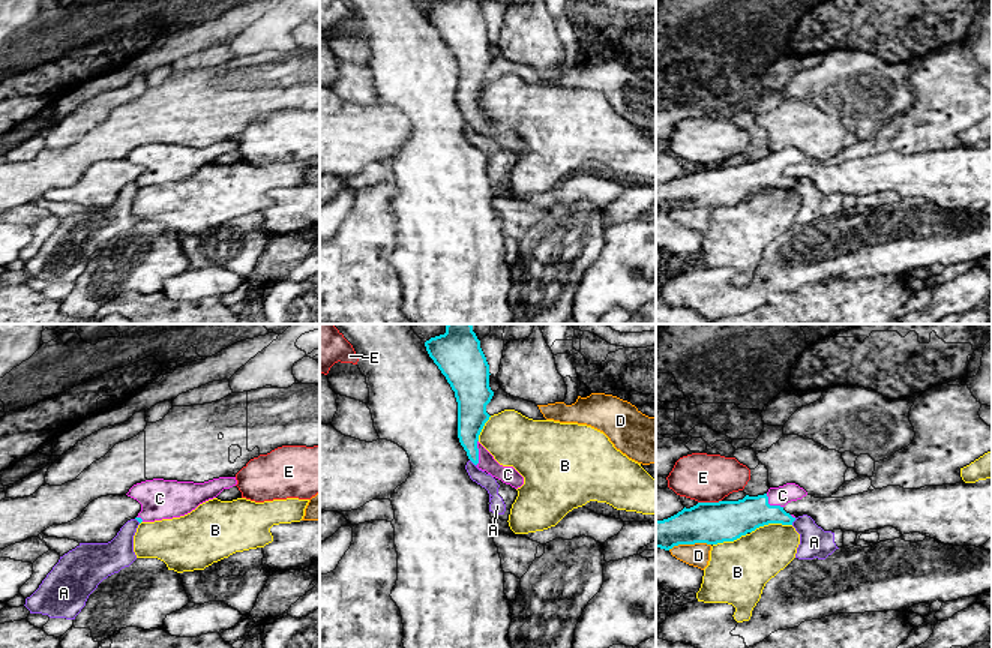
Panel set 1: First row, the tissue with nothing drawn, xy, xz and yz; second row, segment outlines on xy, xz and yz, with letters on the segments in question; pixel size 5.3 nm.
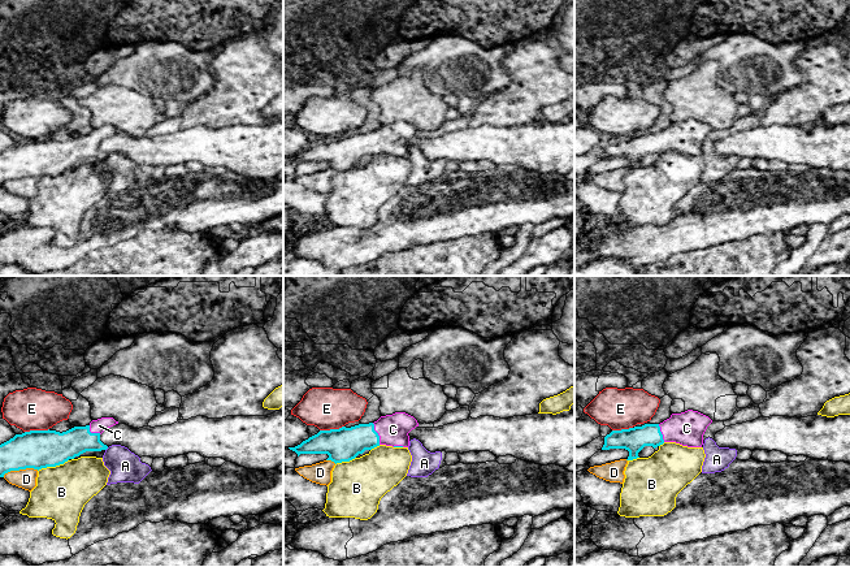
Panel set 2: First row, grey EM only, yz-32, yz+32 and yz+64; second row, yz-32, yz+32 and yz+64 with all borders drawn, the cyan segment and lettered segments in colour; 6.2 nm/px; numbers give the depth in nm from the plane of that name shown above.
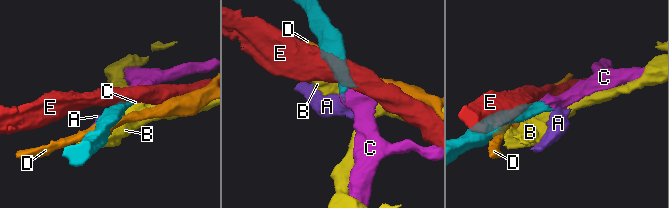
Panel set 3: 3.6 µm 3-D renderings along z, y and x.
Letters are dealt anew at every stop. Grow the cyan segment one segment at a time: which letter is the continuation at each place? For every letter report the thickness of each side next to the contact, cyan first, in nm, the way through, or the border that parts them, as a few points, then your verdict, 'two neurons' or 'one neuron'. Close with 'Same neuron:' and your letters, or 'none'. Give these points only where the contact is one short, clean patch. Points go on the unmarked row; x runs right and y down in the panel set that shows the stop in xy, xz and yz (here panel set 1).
A: 160 nm thick on the cyan side, 80 nm on the other; border along xz (470, 123), (476, 129); two neurons
B: 220 nm thick on the cyan side, 280 nm on the other; two neurons
C: 160 nm thick on the cyan side, 100 nm on the other; runs through xz (471, 71), (471, 110), (477, 116), (496, 134), (508, 138); one neuron
D: 220 nm thick on the cyan side, 130 nm on the other; two neurons
E: 220 nm thick on the cyan side, 260 nm on the other; border along yz (721, 164), (698, 167); two neurons
Same neuron: C

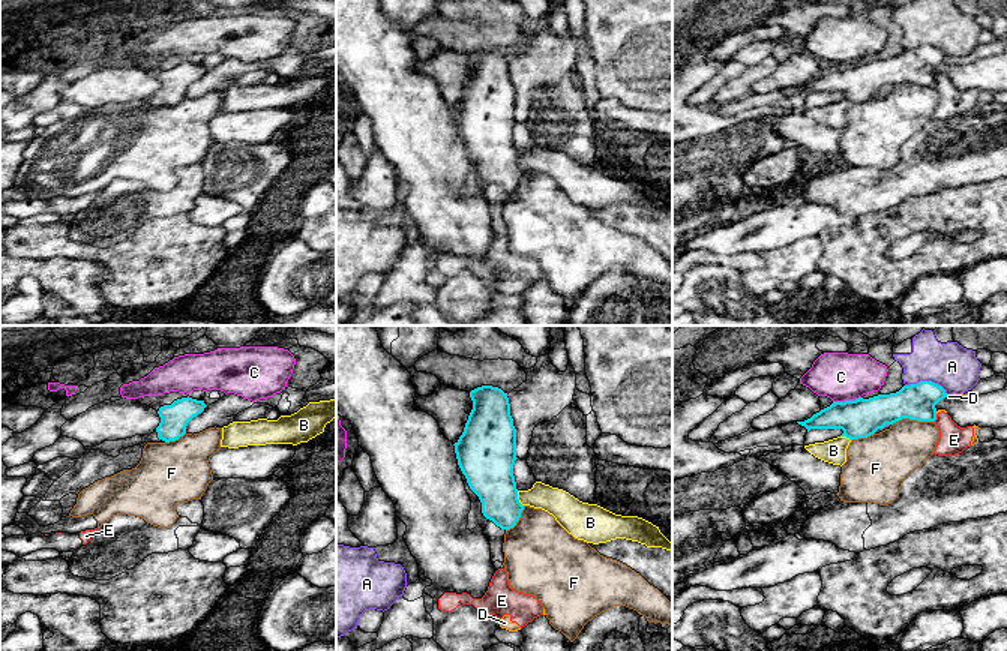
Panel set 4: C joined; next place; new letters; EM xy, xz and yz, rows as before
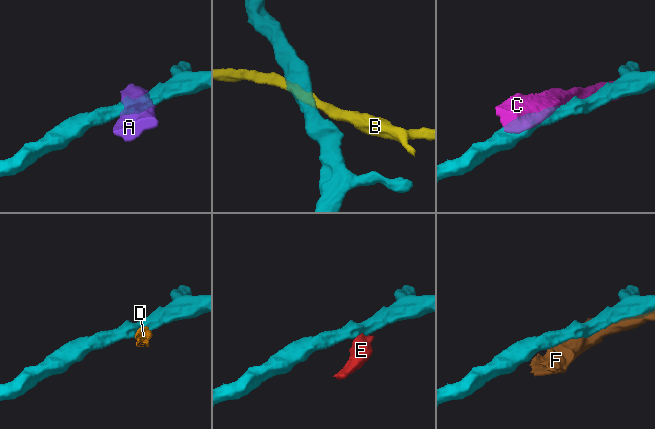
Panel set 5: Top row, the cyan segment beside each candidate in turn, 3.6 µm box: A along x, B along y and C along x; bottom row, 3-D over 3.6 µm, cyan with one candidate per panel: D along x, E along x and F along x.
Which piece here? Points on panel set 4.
A: 190 nm thick on the cyan side, 240 nm on the other; border along yz (905, 48), (934, 45), (947, 57); two neurons
B: 280 nm thick on the cyan side, 150 nm on the other; two neurons
C: 200 nm thick on the cyan side, 260 nm on the other; border along yz (860, 60), (851, 65), (833, 66); two neurons
D: two neurons
E: 190 nm thick on the cyan side, 160 nm on the other; border along yz (937, 78), (934, 84); two neurons
F: 190 nm thick on the cyan side, 280 nm on the other; two neurons
Same neuron: none

